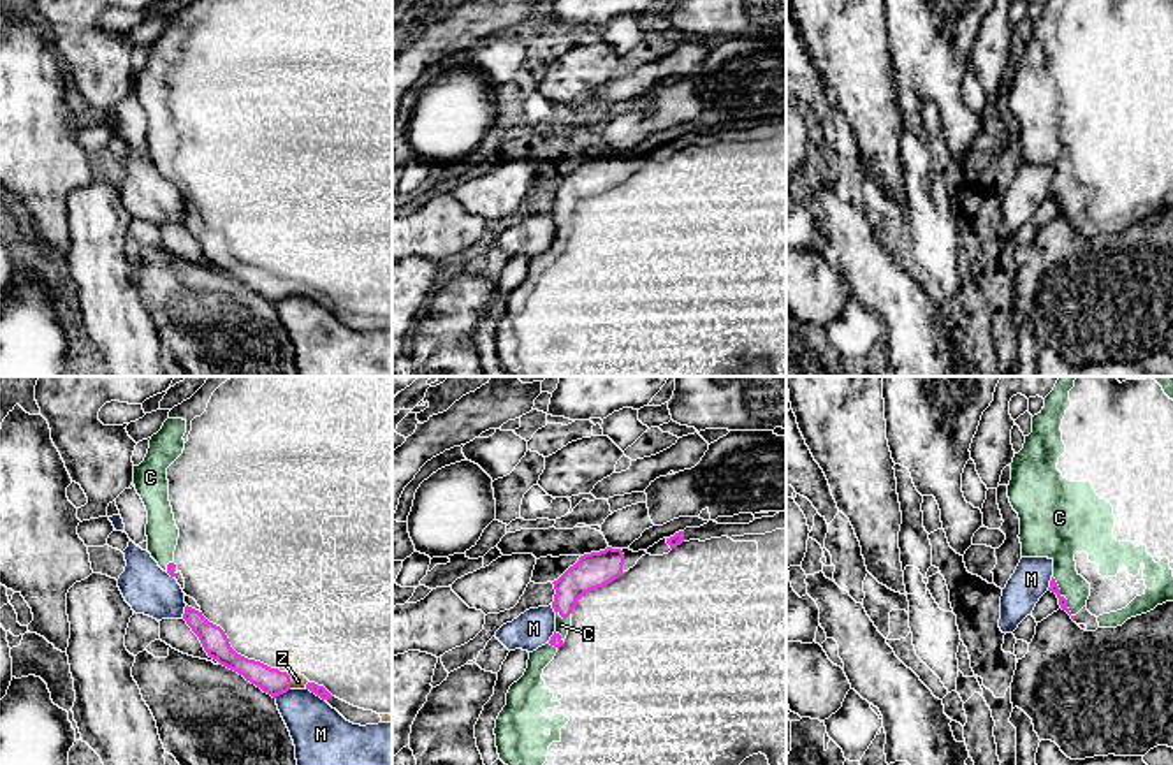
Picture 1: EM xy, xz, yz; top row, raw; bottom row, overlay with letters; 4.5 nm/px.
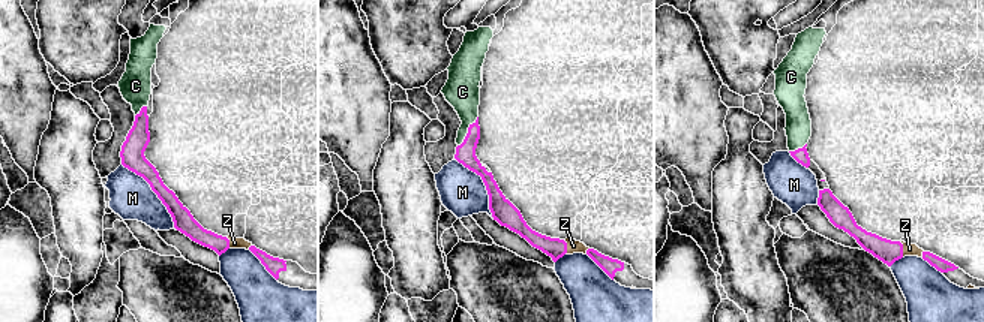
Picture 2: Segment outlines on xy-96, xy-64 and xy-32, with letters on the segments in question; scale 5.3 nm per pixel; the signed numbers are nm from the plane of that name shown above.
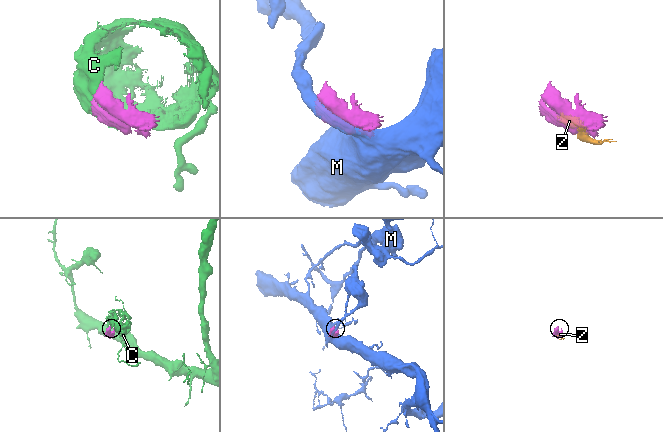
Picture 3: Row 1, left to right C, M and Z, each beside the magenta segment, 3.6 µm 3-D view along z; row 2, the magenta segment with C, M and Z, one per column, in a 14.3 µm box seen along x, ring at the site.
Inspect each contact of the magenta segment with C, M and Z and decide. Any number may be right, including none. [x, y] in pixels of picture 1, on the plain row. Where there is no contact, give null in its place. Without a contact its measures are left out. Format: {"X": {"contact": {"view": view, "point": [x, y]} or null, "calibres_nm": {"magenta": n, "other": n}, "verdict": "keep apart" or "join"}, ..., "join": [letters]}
{"C": {"contact": {"view": "yz", "point": [1063, 203]}, "calibres_nm": {"magenta": 50, "other": 170}, "verdict": "join"}, "M": {"contact": {"view": "xy", "point": [315, 299]}, "calibres_nm": {"magenta": 50, "other": 300}, "verdict": "keep apart"}, "Z": {"contact": {"view": "xy", "point": [289, 282]}, "calibres_nm": {"magenta": 120, "other": 70}, "verdict": "join"}, "join": ["C", "Z"]}

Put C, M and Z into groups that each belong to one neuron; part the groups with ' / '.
C Z / M

